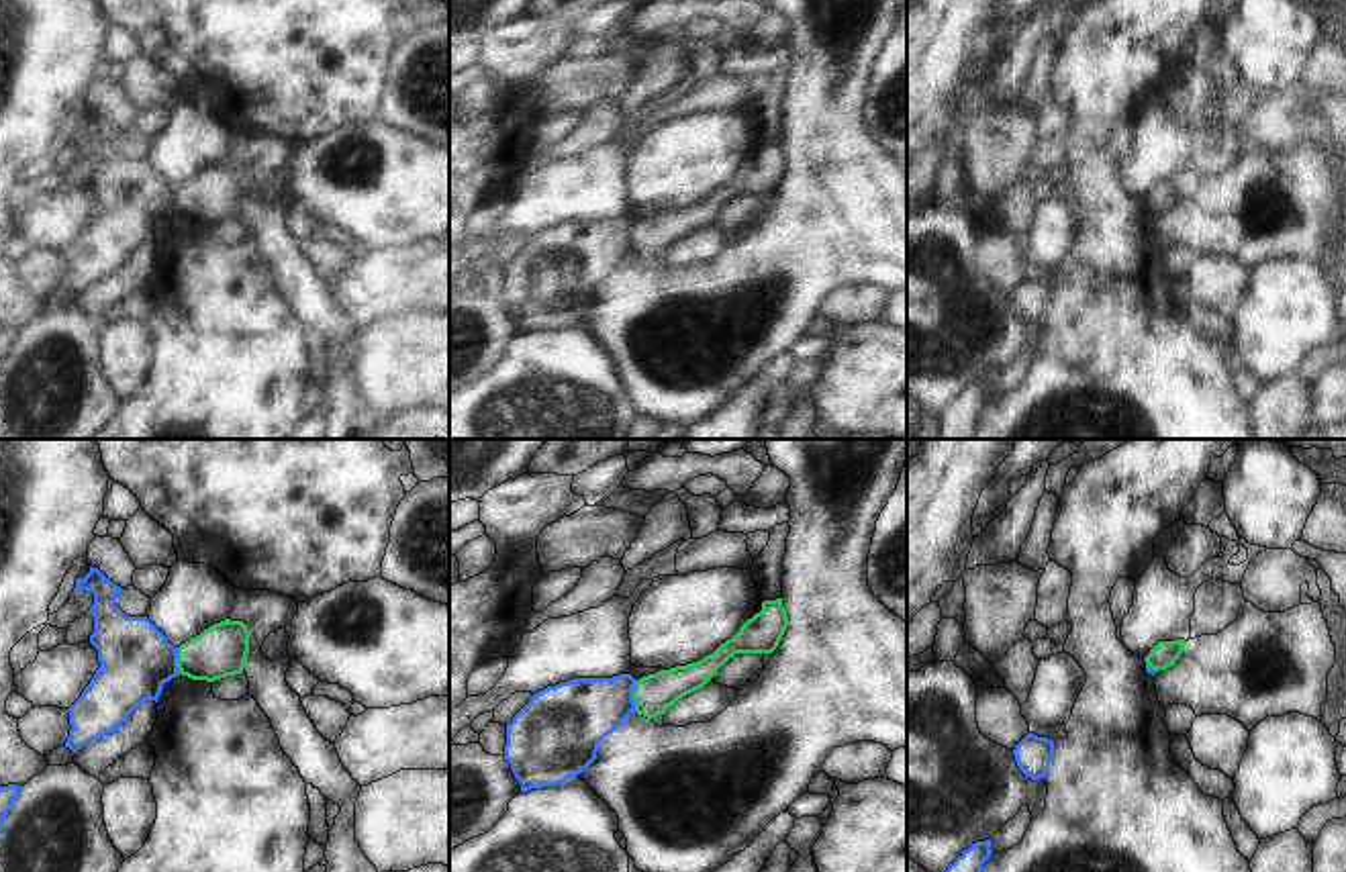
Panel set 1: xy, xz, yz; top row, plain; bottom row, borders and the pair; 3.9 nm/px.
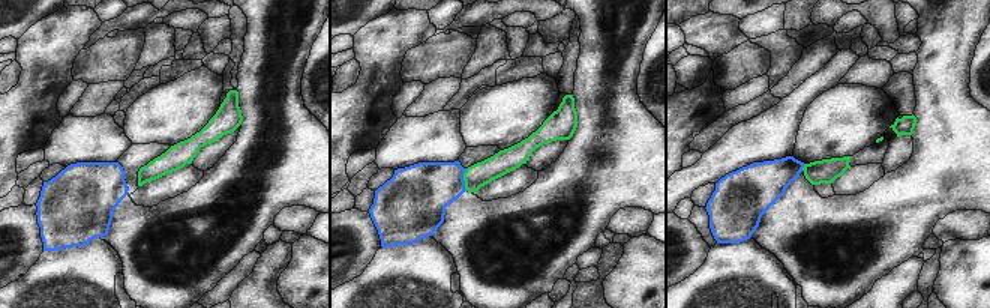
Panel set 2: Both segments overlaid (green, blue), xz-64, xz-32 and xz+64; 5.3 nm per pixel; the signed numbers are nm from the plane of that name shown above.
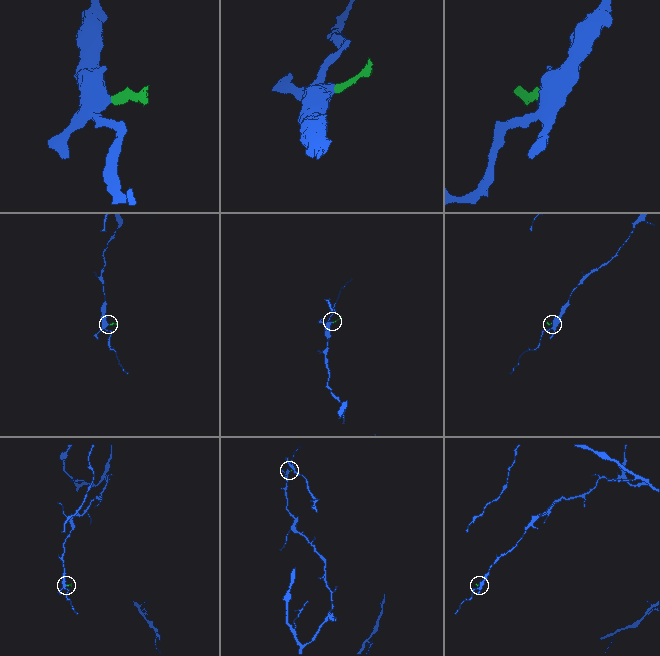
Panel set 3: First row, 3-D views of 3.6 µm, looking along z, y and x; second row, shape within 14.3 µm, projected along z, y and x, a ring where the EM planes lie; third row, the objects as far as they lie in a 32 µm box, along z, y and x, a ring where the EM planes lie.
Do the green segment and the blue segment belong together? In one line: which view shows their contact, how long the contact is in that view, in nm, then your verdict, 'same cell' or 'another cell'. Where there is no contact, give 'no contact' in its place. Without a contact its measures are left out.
meets green in xz; contact 130 nm long; another cell

